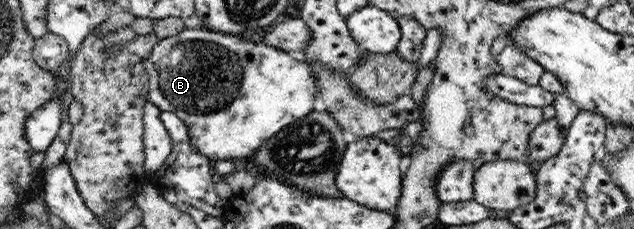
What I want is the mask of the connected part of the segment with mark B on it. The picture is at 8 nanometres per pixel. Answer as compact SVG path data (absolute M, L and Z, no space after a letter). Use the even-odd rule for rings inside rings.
M206 28L186 29L176 36L161 39L143 60L149 76L149 102L157 105L162 112L176 114L189 129L191 145L209 160L231 161L250 156L289 123L314 111L317 87L313 67L307 61L301 61L301 56L297 57L285 49L243 42L243 38L240 40Z

